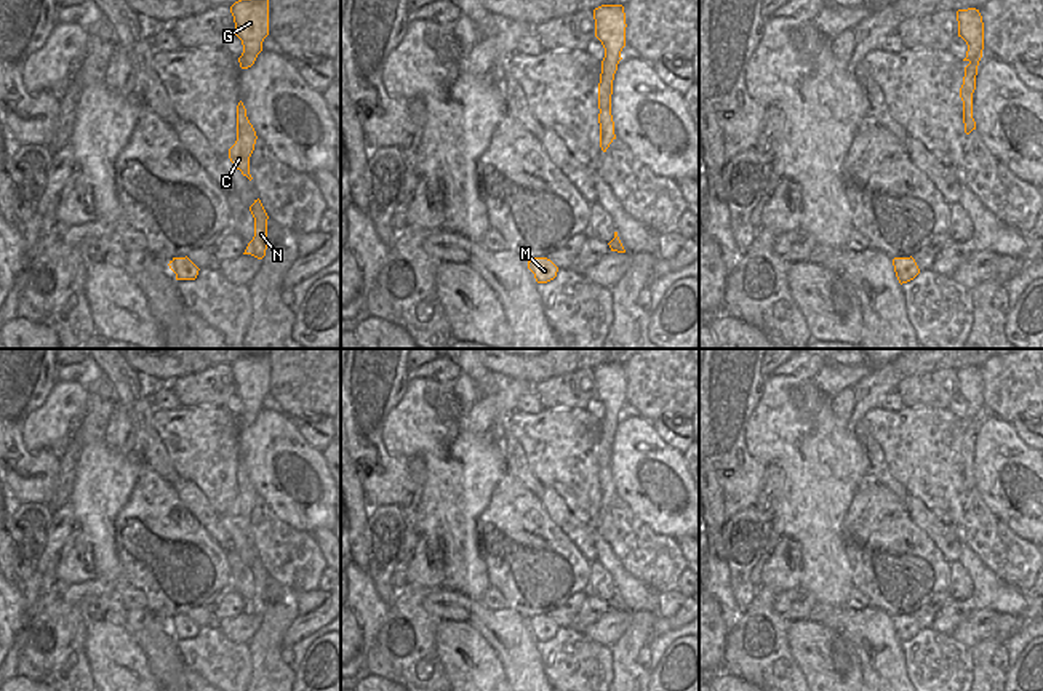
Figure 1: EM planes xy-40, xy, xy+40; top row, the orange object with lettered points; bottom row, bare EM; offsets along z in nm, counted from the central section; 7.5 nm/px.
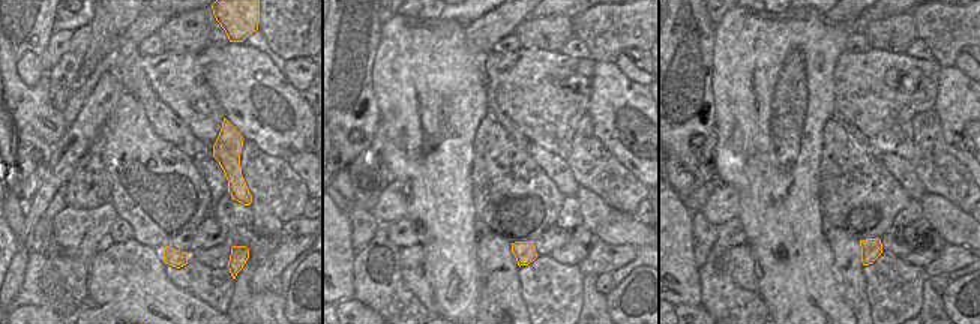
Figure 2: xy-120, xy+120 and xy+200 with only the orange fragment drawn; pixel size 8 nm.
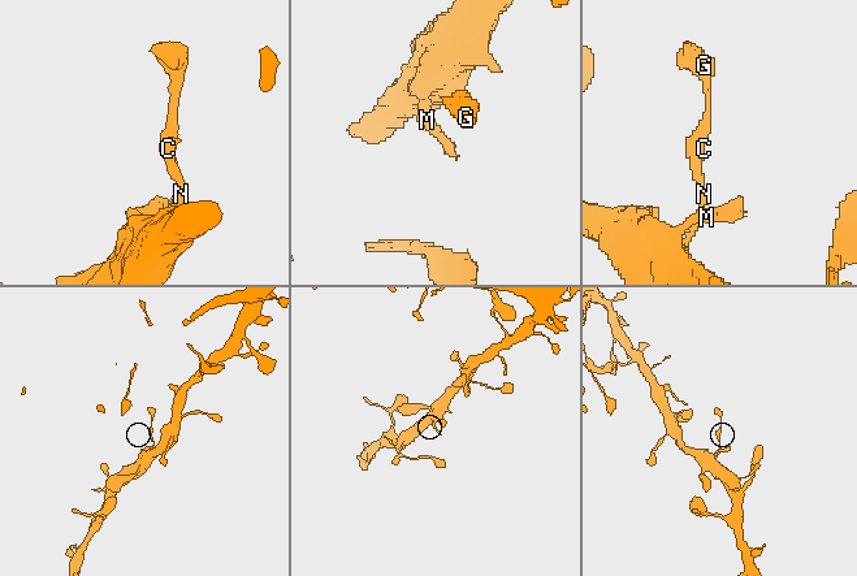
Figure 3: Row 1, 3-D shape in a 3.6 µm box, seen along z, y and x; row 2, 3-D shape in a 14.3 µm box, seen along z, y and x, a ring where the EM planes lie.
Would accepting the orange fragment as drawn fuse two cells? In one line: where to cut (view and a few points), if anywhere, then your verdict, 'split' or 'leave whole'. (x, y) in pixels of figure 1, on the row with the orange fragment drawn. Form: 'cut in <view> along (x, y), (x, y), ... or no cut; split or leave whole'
no cut; leave whole

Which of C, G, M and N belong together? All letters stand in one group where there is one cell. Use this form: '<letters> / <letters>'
C G M N

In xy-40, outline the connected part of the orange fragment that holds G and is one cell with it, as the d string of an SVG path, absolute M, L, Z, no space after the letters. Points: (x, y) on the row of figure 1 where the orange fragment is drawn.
M238 0L230 6L230 13L235 35L243 45L238 62L242 69L248 69L262 51L262 42L269 35L269 0Z

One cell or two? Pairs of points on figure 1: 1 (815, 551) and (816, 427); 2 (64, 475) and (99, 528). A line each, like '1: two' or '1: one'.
1: one
2: two

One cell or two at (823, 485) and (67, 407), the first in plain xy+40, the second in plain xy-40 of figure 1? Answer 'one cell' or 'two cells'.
one cell

